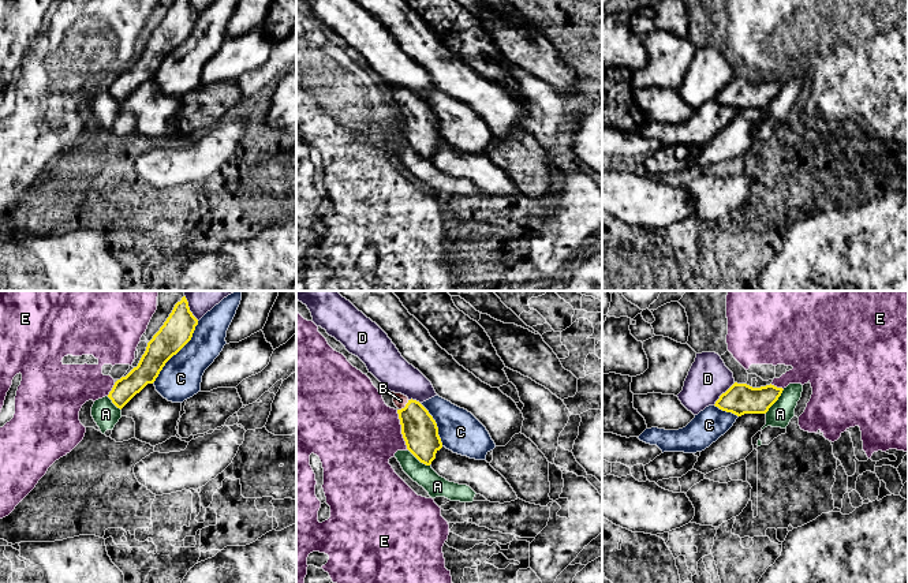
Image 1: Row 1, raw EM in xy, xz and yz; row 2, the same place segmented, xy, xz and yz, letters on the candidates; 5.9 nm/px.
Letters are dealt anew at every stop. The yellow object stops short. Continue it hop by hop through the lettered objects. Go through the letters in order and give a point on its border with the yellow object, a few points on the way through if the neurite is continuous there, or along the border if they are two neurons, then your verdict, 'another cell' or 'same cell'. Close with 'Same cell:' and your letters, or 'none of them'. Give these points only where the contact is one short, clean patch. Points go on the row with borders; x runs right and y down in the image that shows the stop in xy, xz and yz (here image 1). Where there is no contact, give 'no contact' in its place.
A: yz (776, 400) | another cell
B: xz (406, 406) | across xz (419, 430), (406, 406), (400, 400) | same cell
C: xy (178, 351) | another cell
D: yz (722, 393) | another cell
E: xz (402, 430) | another cell
Same cell: B

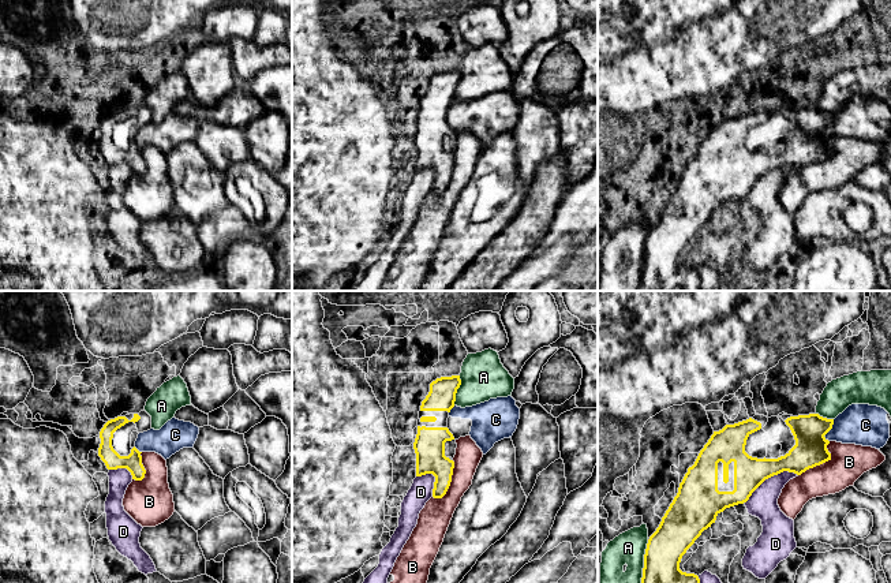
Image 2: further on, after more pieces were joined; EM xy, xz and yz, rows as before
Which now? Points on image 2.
A: yz (644, 561) | another cell
B: yz (822, 463) | another cell
C: yz (830, 429) | another cell
D: yz (770, 477) | another cell
Same cell: none of them

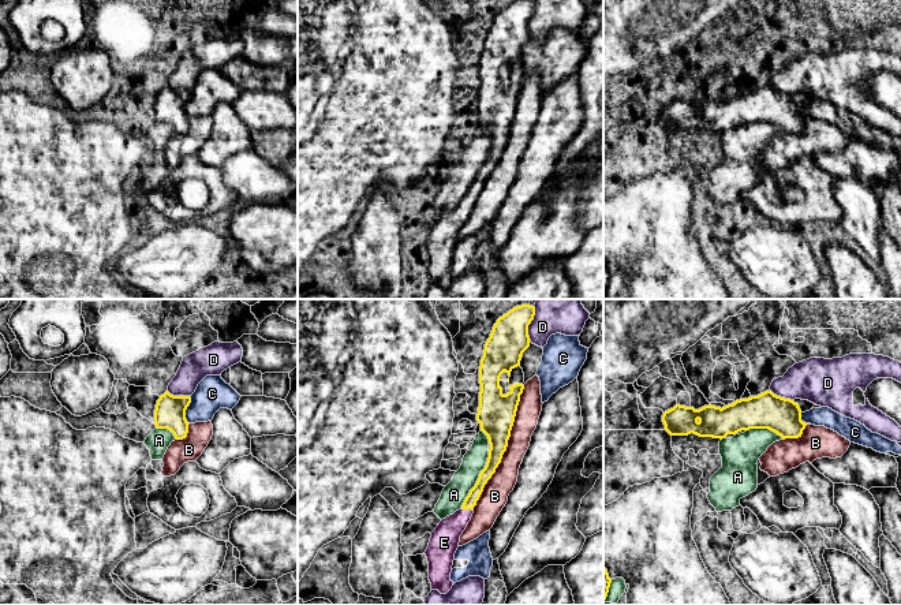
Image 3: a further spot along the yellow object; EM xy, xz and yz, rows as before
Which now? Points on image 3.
A: xz (478, 478) | another cell
B: xz (505, 448) | another cell
C: xy (186, 409) | another cell
D: xz (530, 322) | another cell
E: xz (467, 508) | across xz (474, 495), (467, 508), (448, 531), (444, 542) | same cell
Same cell: E

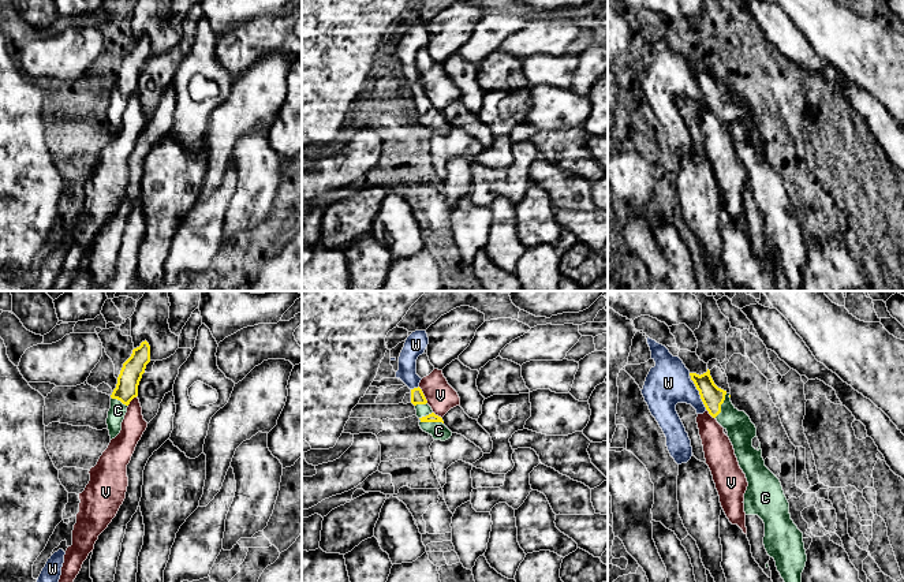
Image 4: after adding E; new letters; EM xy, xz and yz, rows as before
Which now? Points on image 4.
C: xz (430, 421) | across xz (432, 417), (430, 421), (439, 431) | same cell
V: xz (424, 395) | another cell
W: yz (701, 396) | another cell
Same cell: C

